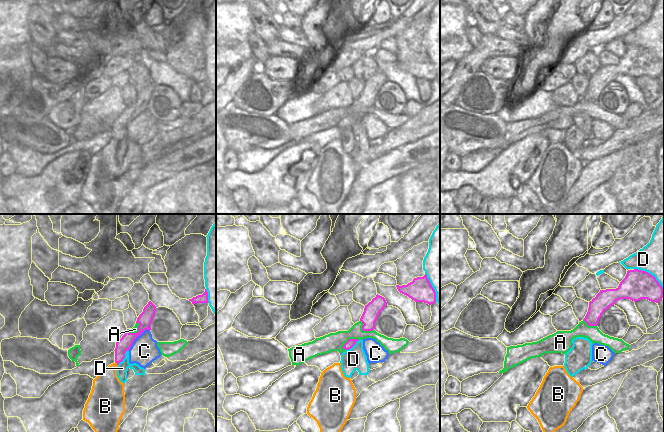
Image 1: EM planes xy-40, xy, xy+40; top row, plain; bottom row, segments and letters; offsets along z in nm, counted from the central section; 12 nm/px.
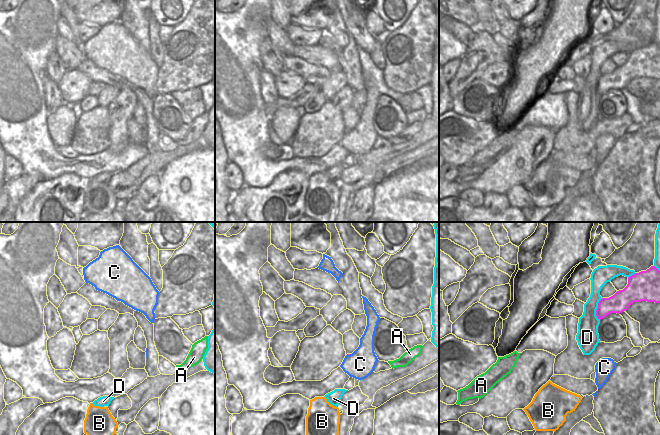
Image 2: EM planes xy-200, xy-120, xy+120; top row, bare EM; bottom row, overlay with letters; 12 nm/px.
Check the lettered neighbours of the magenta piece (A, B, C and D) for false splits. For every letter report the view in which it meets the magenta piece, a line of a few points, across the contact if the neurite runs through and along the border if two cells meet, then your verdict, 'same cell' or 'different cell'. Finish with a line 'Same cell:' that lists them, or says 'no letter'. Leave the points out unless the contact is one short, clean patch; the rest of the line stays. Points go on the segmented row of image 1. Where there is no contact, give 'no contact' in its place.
A: contact in xy-40; different cell
B: contact in xy-40; line xy-40 (124, 344), (116, 362), (110, 372), (108, 381); same cell
C: contact in xy-40; different cell
D: contact in xy-40; different cell
Same cell: B

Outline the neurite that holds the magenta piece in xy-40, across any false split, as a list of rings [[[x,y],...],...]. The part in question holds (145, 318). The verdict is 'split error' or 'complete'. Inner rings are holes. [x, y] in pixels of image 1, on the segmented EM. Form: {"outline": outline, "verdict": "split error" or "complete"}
{"outline": [[[149,301],[144,307],[143,312],[137,318],[139,323],[137,333],[129,333],[128,329],[121,339],[116,339],[115,362],[109,365],[94,380],[91,393],[83,410],[83,420],[88,422],[95,432],[117,432],[120,420],[125,413],[125,394],[124,383],[117,377],[117,367],[125,358],[125,353],[129,351],[134,340],[140,336],[145,330],[151,330],[151,323],[155,316],[156,306]]], "verdict": "split error"}

